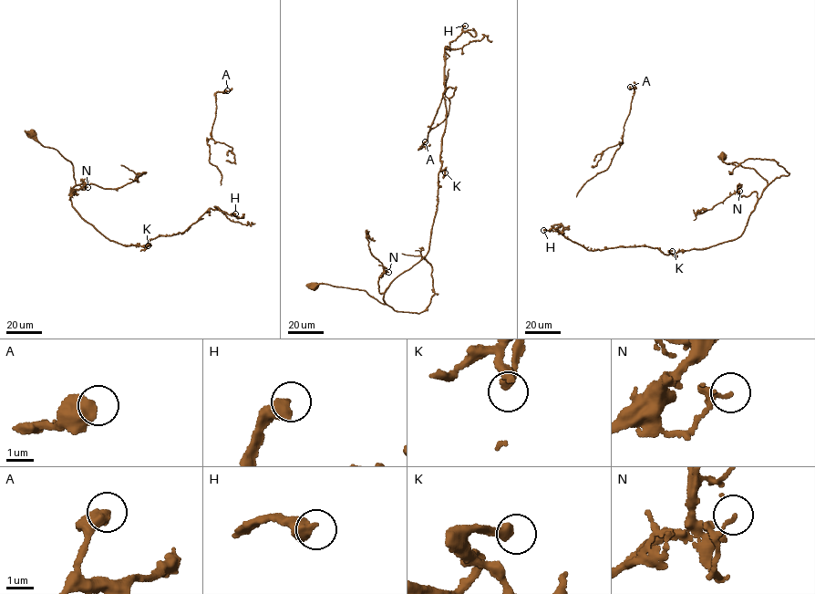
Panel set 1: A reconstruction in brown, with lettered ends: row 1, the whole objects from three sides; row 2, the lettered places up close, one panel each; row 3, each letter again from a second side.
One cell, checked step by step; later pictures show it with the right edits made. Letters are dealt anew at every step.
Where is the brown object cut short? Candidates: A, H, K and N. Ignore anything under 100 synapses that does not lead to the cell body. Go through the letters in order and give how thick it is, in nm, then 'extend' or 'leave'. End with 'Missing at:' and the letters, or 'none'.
A: 550 nm thick; leave
H: 550 nm thick; extend
K: 360 nm thick; leave
N: 120 nm thick; leave
Missing at: H

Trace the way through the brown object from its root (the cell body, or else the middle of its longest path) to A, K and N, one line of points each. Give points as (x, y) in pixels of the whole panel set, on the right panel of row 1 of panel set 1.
A: (721, 156), (767, 182), (737, 238), (668, 255), (565, 238), (557, 229), (577, 192), (623, 143), (630, 87)
K: (721, 156), (727, 163), (751, 168), (767, 182), (744, 231), (737, 238), (706, 248), (670, 254), (672, 251)
N: (721, 156), (727, 163), (735, 161), (751, 168), (767, 182), (758, 198), (756, 192), (741, 196), (739, 191)

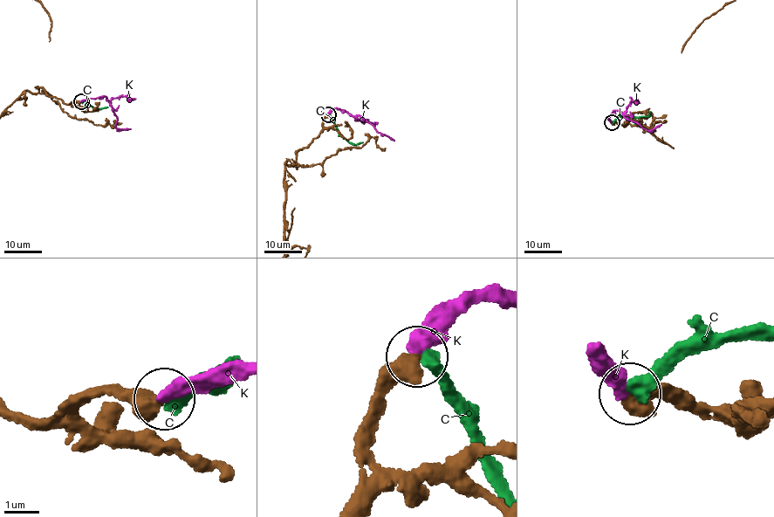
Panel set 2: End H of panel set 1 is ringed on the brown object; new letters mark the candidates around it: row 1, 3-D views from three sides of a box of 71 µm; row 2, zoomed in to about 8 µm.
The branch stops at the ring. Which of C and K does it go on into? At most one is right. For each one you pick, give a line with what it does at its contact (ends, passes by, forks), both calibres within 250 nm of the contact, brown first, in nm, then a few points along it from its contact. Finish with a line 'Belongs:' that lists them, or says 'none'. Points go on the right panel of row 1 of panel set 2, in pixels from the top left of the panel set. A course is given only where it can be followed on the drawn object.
K: it ends | 550/360 nm | via (611, 122), (609, 116), (617, 110), (647, 130), (661, 124)
Belongs: K

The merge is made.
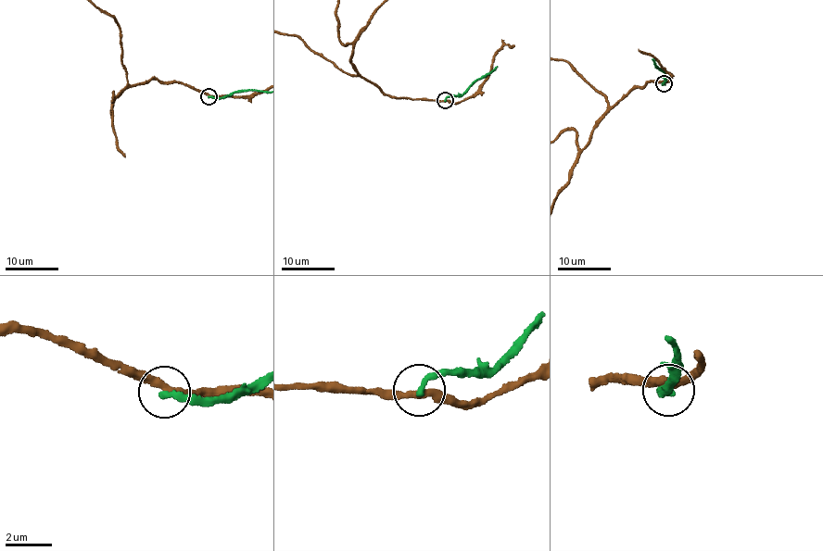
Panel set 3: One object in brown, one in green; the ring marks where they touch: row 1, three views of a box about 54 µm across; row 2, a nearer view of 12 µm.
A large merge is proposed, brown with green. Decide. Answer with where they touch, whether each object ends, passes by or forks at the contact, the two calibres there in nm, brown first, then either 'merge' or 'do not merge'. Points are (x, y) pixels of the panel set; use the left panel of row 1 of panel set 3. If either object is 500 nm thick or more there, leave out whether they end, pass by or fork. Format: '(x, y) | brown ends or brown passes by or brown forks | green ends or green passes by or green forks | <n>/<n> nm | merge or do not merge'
(208, 96) | brown passes by | green ends | 300/280 nm | do not merge

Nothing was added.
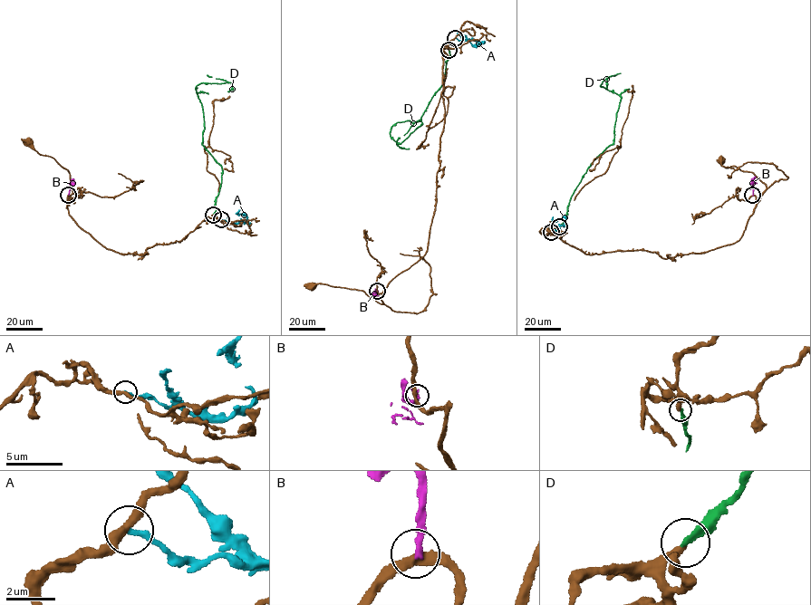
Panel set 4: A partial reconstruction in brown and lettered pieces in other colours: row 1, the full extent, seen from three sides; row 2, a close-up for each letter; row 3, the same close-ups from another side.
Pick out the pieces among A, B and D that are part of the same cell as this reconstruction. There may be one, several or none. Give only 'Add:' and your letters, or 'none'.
Add: none

